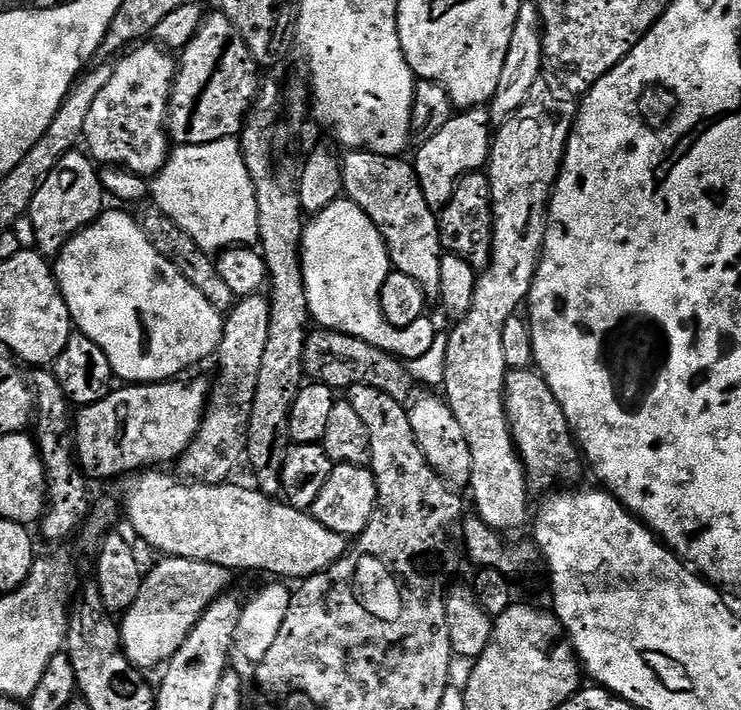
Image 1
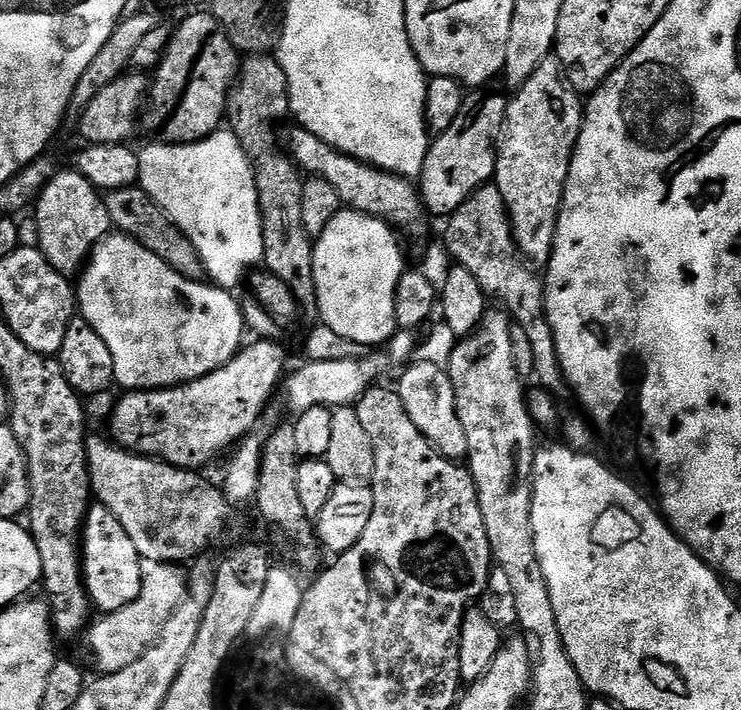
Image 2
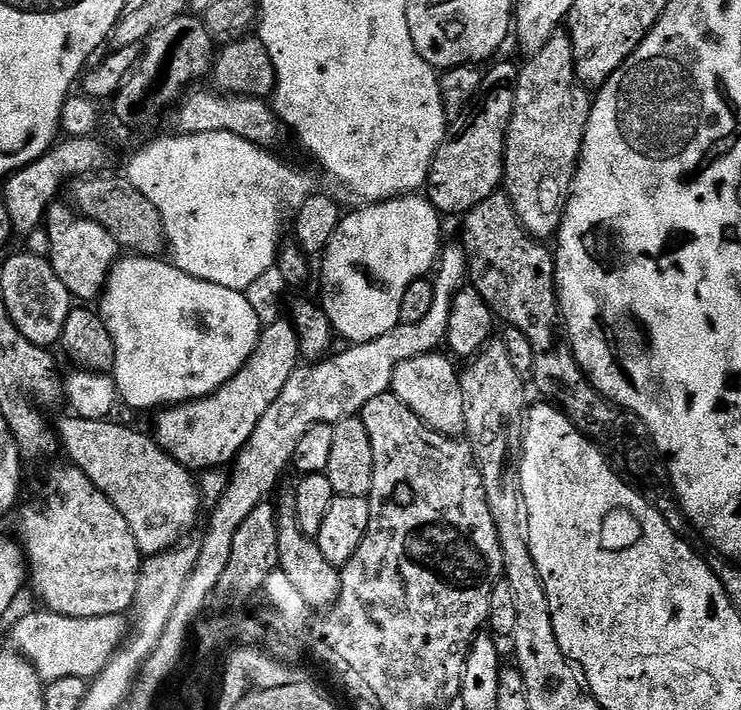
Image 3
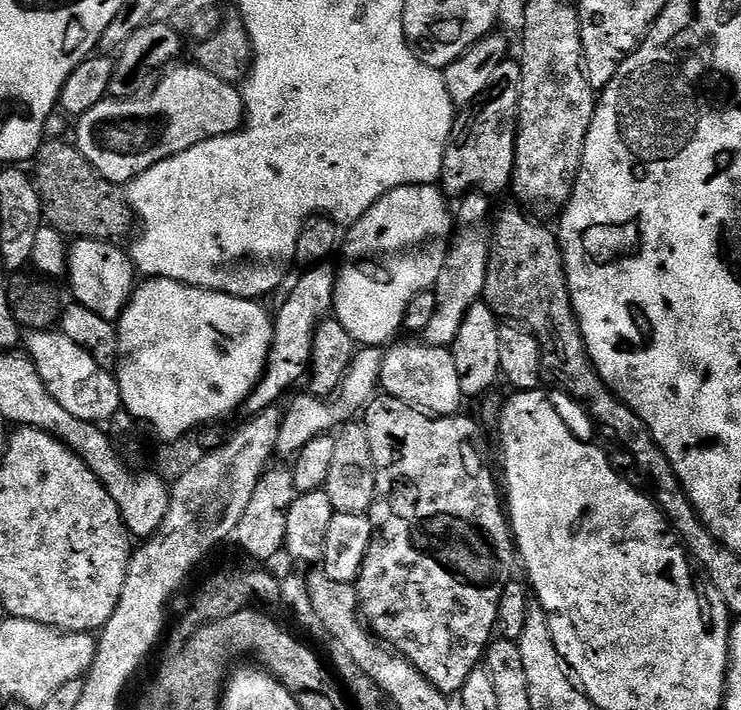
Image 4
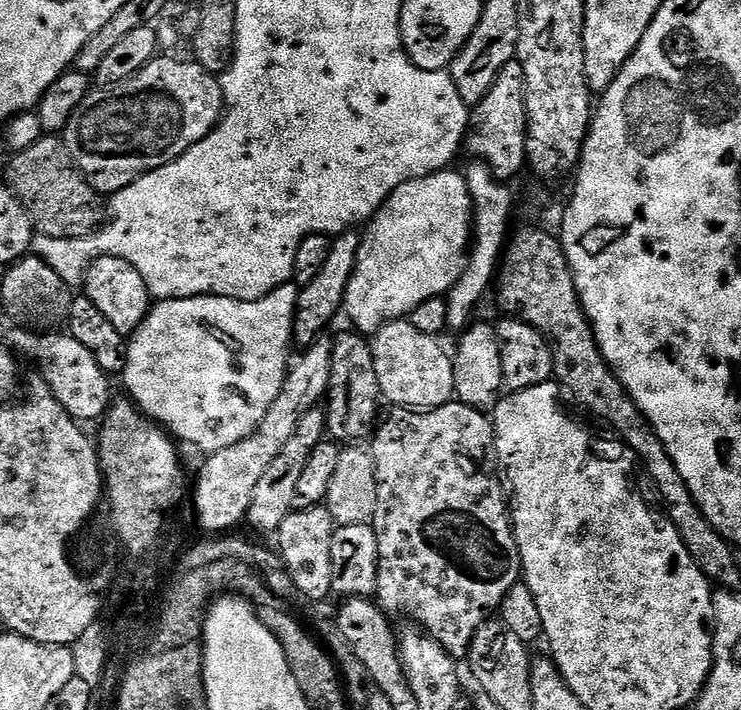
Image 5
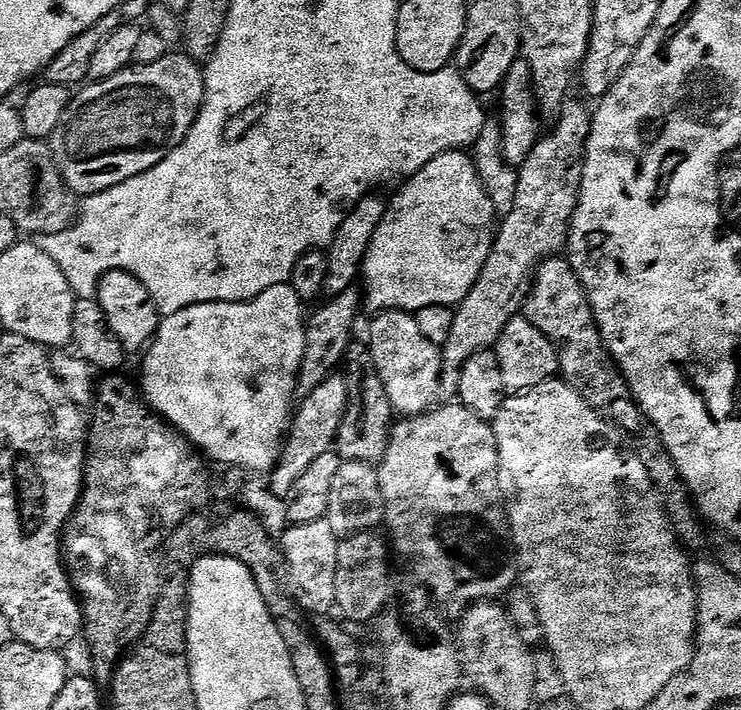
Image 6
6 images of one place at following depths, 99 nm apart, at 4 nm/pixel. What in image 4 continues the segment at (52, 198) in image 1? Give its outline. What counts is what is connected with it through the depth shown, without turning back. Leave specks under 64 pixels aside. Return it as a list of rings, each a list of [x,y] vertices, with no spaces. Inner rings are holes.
[[[110,240],[71,241],[66,252],[68,270],[66,279],[72,287],[71,299],[77,304],[86,306],[86,310],[94,310],[98,318],[119,321],[124,307],[132,300],[132,294],[138,284],[138,273],[127,251],[120,249],[119,243]]]

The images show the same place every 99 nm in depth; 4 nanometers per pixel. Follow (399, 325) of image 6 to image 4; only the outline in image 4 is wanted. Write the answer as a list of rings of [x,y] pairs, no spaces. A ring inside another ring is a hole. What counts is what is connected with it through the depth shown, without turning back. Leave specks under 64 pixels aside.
[[[423,342],[400,343],[393,343],[384,352],[380,388],[387,395],[406,402],[406,406],[417,408],[429,416],[457,415],[461,411],[460,403],[465,403],[466,397],[462,394],[462,386],[458,382],[458,366],[454,366],[451,351],[447,348],[435,348]]]

